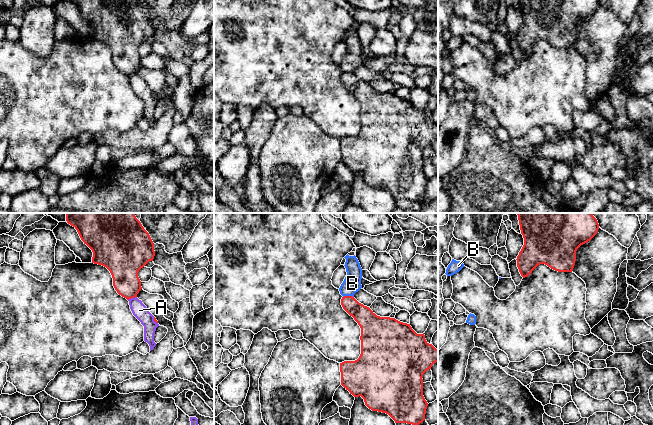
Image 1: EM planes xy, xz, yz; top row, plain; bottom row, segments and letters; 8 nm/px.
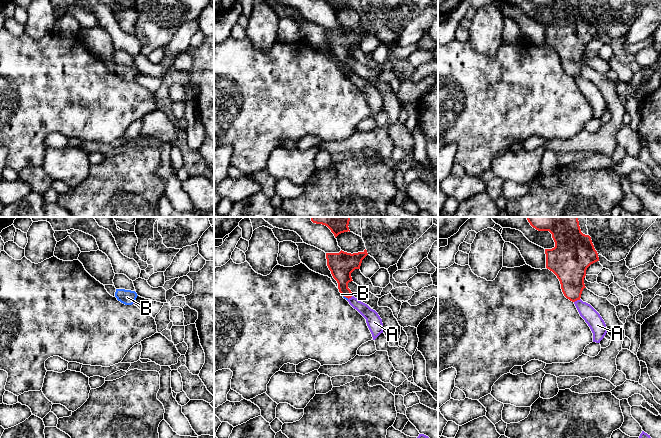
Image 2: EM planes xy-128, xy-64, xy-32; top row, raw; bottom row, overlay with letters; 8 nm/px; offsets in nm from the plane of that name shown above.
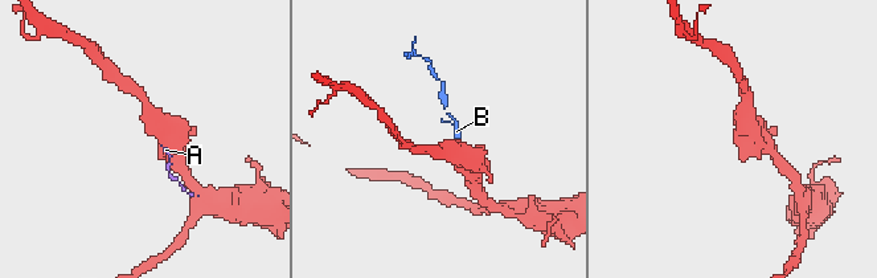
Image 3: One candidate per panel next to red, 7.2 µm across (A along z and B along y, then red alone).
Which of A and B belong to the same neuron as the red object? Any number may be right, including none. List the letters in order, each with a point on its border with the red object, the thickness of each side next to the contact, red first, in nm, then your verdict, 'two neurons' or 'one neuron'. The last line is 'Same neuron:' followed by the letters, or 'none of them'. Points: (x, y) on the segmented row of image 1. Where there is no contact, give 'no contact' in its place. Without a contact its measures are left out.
A: meets red in xy at (132, 297); 240 nm thick on the red side, 120 nm on the other; two neurons
B: meets red in xz at (347, 296); 160 nm thick on the red side, 140 nm on the other; two neurons
Same neuron: none of them

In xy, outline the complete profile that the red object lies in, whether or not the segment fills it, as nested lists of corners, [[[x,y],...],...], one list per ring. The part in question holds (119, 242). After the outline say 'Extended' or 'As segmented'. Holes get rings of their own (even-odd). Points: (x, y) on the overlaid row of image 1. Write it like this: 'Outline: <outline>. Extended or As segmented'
Outline: [[[66,213],[66,221],[73,226],[81,240],[93,252],[92,263],[106,267],[113,278],[113,286],[117,293],[127,300],[137,297],[142,289],[138,272],[155,256],[154,243],[144,229],[135,213]]]. As segmented

